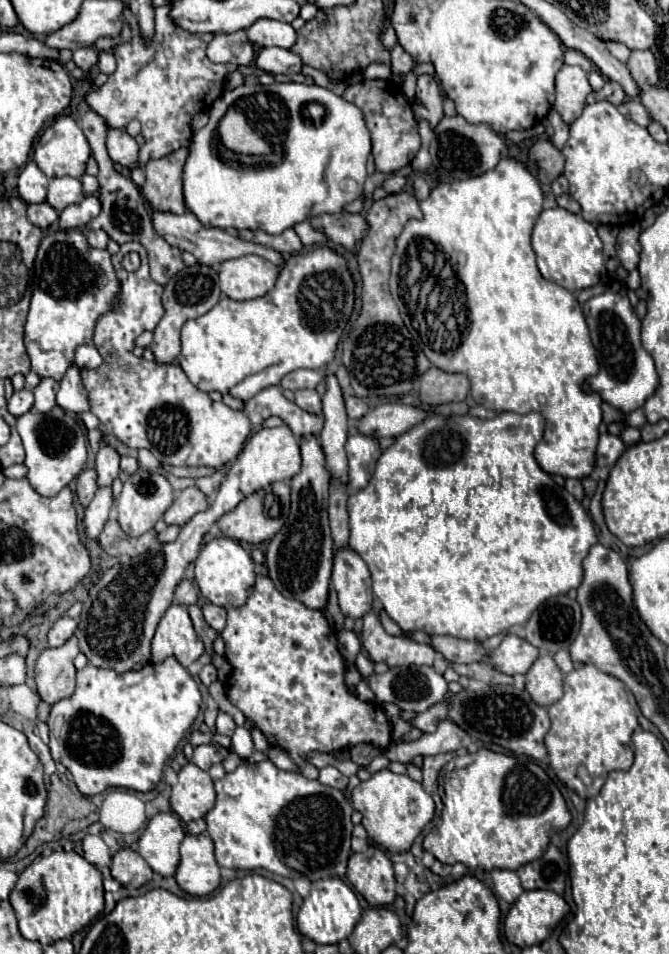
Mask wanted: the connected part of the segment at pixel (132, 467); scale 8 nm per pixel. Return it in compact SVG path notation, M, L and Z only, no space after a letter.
M122 457L122 461L120 461L120 479L126 481L136 469L138 469L138 459L136 457Z

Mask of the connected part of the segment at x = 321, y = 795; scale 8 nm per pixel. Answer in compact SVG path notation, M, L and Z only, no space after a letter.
M270 759L266 761L260 761L260 763L240 763L236 771L232 773L226 773L224 779L216 781L214 783L216 787L216 805L212 811L206 813L206 825L208 825L208 835L212 837L214 841L214 847L216 847L216 861L220 867L230 867L230 869L266 869L266 871L272 871L272 873L278 873L278 875L284 875L284 877L290 877L290 879L298 879L298 877L304 877L304 879L310 879L310 881L316 881L320 877L324 877L326 869L328 867L334 867L338 863L344 863L348 857L350 857L350 837L352 837L352 821L350 821L350 815L352 815L352 805L350 801L346 799L344 791L340 789L332 789L332 787L326 787L322 785L320 781L312 781L312 779L306 779L304 775L300 773L294 773L294 771L282 771L278 769Z

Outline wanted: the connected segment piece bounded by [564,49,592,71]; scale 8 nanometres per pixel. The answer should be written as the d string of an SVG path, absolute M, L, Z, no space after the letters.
M570 49L570 51L564 53L564 63L568 63L568 65L580 65L584 71L592 69L592 63L580 51L574 51L574 49Z

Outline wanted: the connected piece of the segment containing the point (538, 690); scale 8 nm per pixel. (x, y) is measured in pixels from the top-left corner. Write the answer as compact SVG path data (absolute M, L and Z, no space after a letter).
M544 653L526 673L526 691L538 705L546 707L562 697L562 679L564 675L560 673L552 655Z

